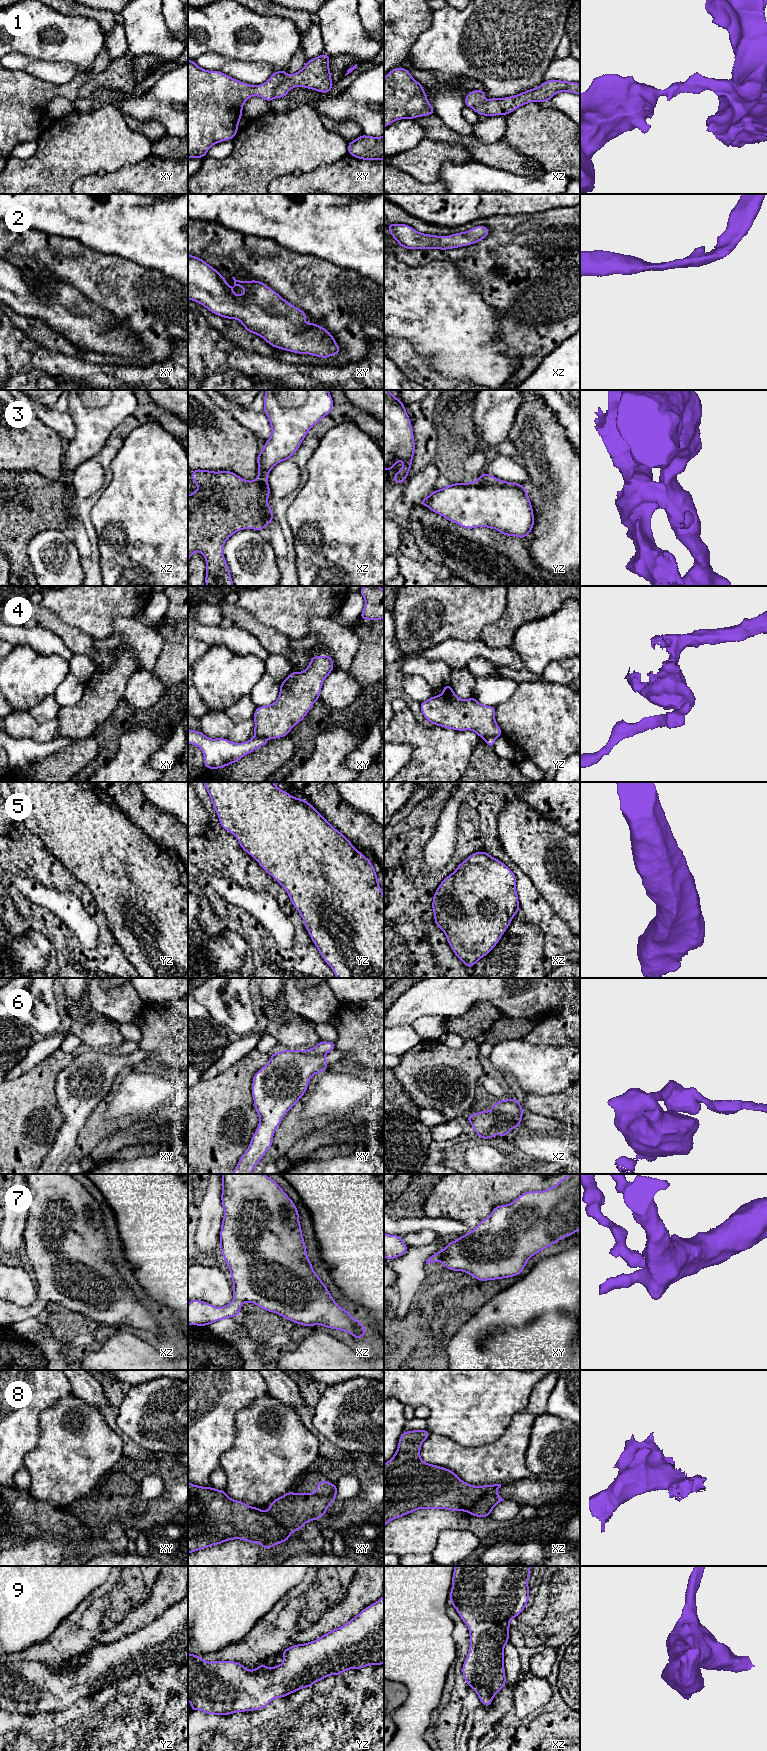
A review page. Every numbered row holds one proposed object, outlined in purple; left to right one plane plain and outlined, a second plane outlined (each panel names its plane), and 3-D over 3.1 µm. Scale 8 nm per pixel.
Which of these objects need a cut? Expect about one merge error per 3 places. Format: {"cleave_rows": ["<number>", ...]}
{"cleave_rows": ["1", "3", "4", "6", "8"]}

